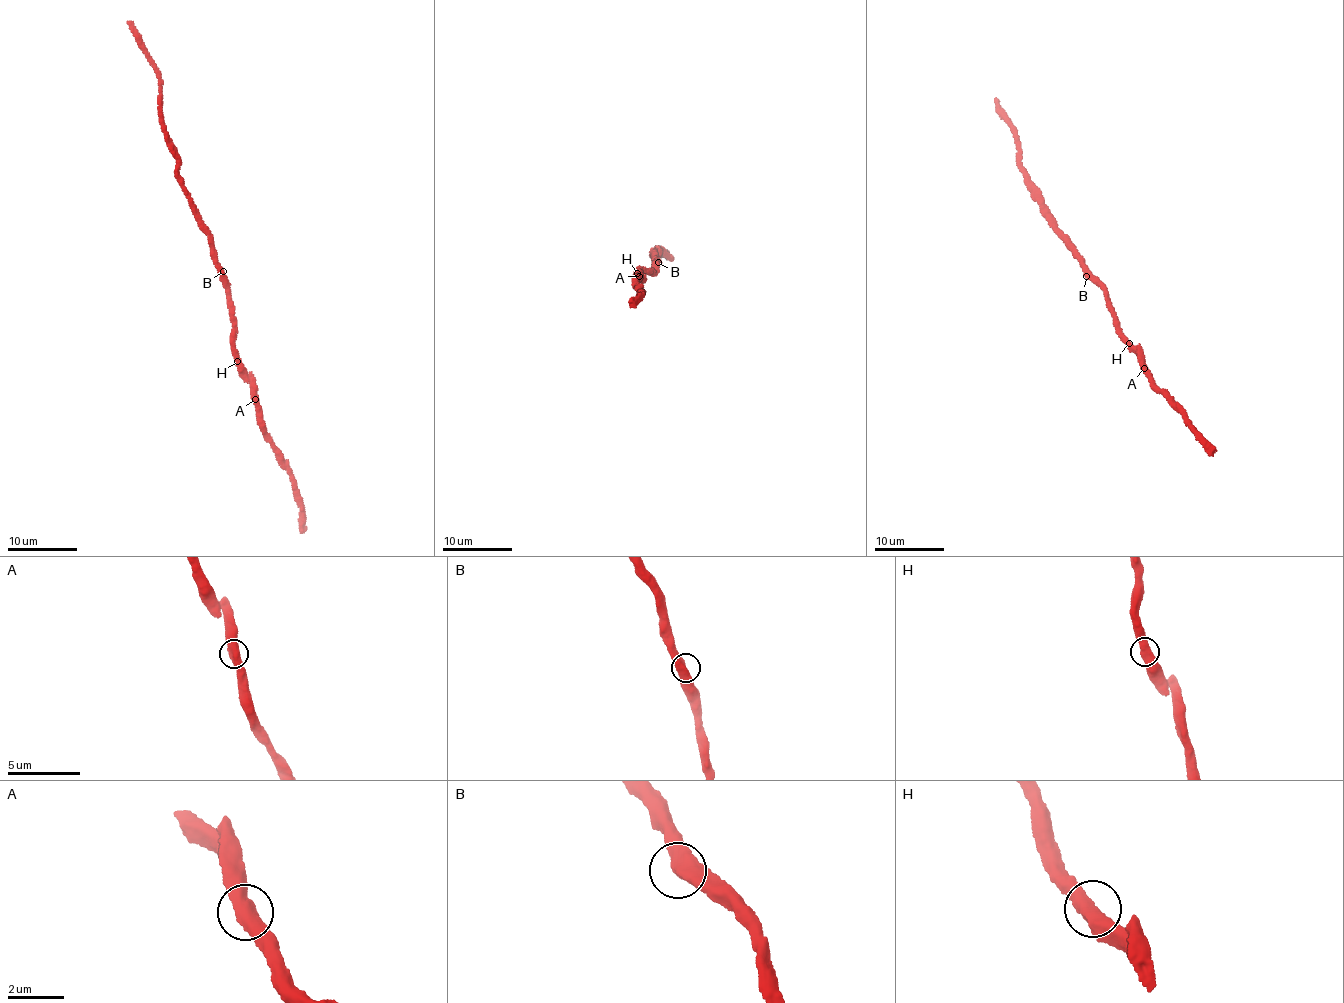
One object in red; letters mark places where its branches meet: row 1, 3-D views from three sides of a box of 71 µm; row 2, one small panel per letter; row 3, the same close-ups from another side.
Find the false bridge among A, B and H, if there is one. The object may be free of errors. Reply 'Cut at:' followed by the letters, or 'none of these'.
Cut at: none of these

